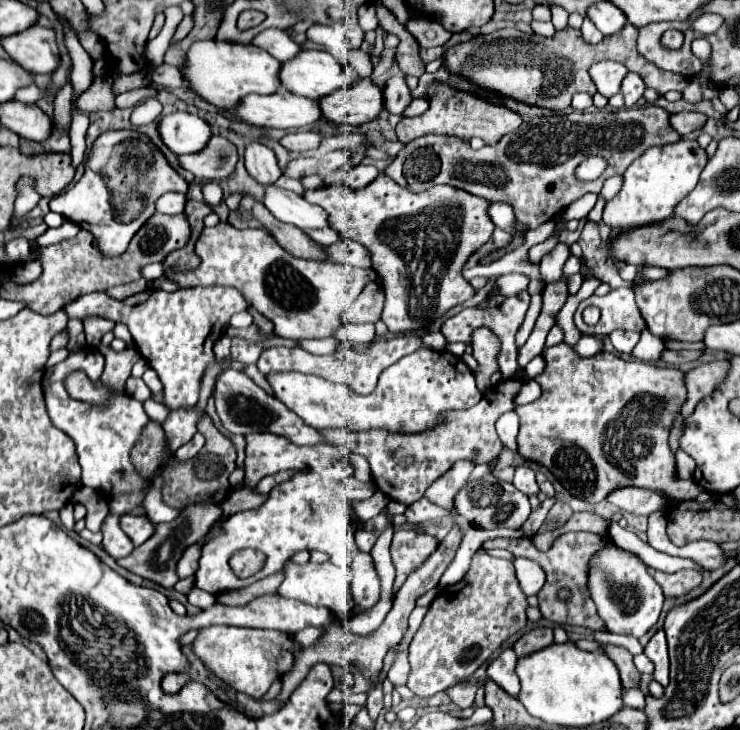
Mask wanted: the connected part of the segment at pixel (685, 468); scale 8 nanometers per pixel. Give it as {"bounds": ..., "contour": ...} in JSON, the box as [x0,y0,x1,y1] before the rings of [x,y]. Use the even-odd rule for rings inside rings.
{"bounds":[676,451,694,479],"contour":[[[678,451],[676,453],[676,469],[678,469],[680,479],[690,479],[694,473],[694,461],[684,451]]]}

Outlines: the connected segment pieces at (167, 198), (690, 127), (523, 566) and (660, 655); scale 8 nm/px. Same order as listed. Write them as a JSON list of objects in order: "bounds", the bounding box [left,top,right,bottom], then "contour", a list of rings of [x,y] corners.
[{"bounds":[156,193,186,215],"contour":[[[166,193],[156,201],[156,211],[166,215],[178,215],[184,211],[186,205],[186,193]]]},{"bounds":[670,111,706,137],"contour":[[[684,111],[684,113],[676,113],[670,117],[670,125],[674,131],[678,131],[682,137],[690,135],[692,131],[698,131],[704,127],[706,123],[706,115],[698,113],[698,111]]]},{"bounds":[514,557,544,595],"contour":[[[514,557],[514,569],[516,569],[516,579],[524,591],[524,595],[536,595],[542,585],[544,585],[544,571],[540,565],[536,565],[530,559],[524,557]]]},{"bounds":[644,629,668,685],"contour":[[[658,629],[648,645],[644,647],[644,655],[654,663],[654,681],[660,685],[668,685],[668,647],[666,647],[666,635],[664,629]]]}]

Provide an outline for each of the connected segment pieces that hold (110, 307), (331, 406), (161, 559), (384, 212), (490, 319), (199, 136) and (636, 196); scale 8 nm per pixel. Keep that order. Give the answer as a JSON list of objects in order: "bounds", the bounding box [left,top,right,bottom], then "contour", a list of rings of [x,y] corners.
[{"bounds":[66,287,248,411],"contour":[[[188,287],[176,293],[146,289],[126,297],[124,301],[106,297],[104,293],[88,293],[80,297],[78,303],[80,309],[66,309],[68,317],[82,319],[84,315],[92,313],[128,325],[140,355],[148,359],[150,367],[154,367],[164,385],[162,405],[166,405],[170,411],[196,405],[202,371],[210,361],[214,361],[214,343],[224,335],[224,325],[230,321],[230,317],[248,309],[242,293],[232,287]]]},{"bounds":[266,345,482,433],"contour":[[[424,345],[412,355],[402,357],[396,365],[384,369],[370,395],[358,395],[348,389],[348,385],[330,383],[316,375],[290,371],[270,373],[266,381],[274,397],[314,429],[346,427],[352,431],[366,431],[378,427],[402,433],[420,433],[432,427],[442,411],[468,409],[482,399],[482,393],[474,383],[474,375],[462,357],[448,351],[434,351]]]},{"bounds":[118,503,222,589],"contour":[[[196,503],[196,505],[188,505],[182,509],[180,517],[172,523],[160,523],[156,525],[156,533],[142,545],[138,545],[128,557],[118,559],[118,565],[144,577],[150,579],[166,589],[172,589],[178,583],[178,575],[176,575],[176,563],[182,557],[184,549],[190,547],[192,543],[200,541],[202,537],[206,537],[206,533],[210,531],[210,527],[222,517],[222,509],[220,505],[206,505],[206,503]]]},{"bounds":[304,175,494,333],"contour":[[[378,175],[370,185],[356,191],[342,183],[324,185],[320,189],[306,191],[304,199],[308,203],[320,205],[328,213],[328,225],[336,229],[342,239],[356,241],[370,251],[372,269],[380,277],[386,291],[382,321],[386,323],[390,333],[424,331],[432,325],[434,319],[442,317],[448,309],[468,301],[474,295],[474,287],[464,279],[462,267],[470,259],[470,255],[492,237],[494,223],[486,213],[490,205],[486,199],[464,193],[462,189],[452,189],[448,185],[412,193],[384,175]]]},{"bounds":[440,291,530,379],"contour":[[[520,291],[518,295],[512,295],[512,297],[502,297],[502,295],[496,295],[492,297],[490,301],[486,301],[484,305],[476,305],[476,307],[468,307],[468,309],[462,309],[458,315],[446,319],[440,327],[440,331],[444,333],[444,337],[448,341],[460,341],[460,343],[466,343],[470,345],[472,343],[472,333],[474,329],[478,327],[488,327],[498,339],[500,339],[500,353],[498,353],[498,365],[500,365],[500,373],[504,379],[510,379],[514,377],[514,373],[518,371],[518,363],[516,363],[516,355],[518,355],[518,349],[514,345],[514,335],[518,331],[518,327],[522,325],[524,321],[524,315],[526,315],[526,309],[530,305],[530,295],[528,291]]]},{"bounds":[158,111,212,155],"contour":[[[184,111],[164,115],[158,121],[158,133],[164,145],[176,155],[198,153],[206,145],[208,137],[212,137],[204,119]]]},{"bounds":[604,141,706,229],"contour":[[[676,141],[670,145],[648,149],[624,173],[622,191],[606,203],[604,223],[610,227],[630,229],[636,225],[648,225],[652,221],[662,221],[664,217],[670,217],[676,205],[696,187],[706,161],[706,149],[702,149],[696,141]]]}]

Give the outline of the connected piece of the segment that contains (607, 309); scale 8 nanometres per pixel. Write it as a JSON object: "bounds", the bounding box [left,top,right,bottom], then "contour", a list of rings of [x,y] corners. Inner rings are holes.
{"bounds":[574,289,646,335],"contour":[[[614,289],[604,297],[596,297],[596,295],[588,297],[578,305],[578,311],[574,313],[574,323],[580,331],[592,333],[592,335],[608,335],[614,329],[640,333],[644,331],[644,325],[646,325],[634,301],[634,293],[630,289]],[[590,305],[600,309],[600,321],[596,325],[586,325],[582,319],[582,311]]]}

